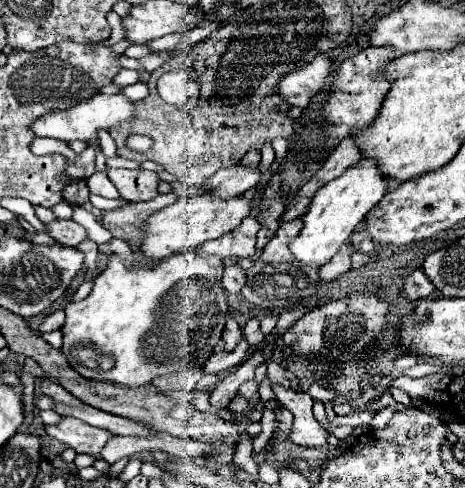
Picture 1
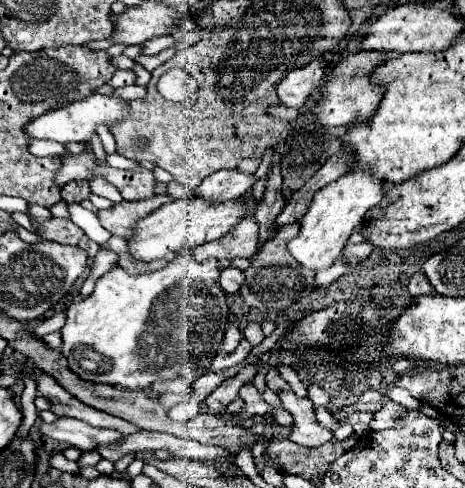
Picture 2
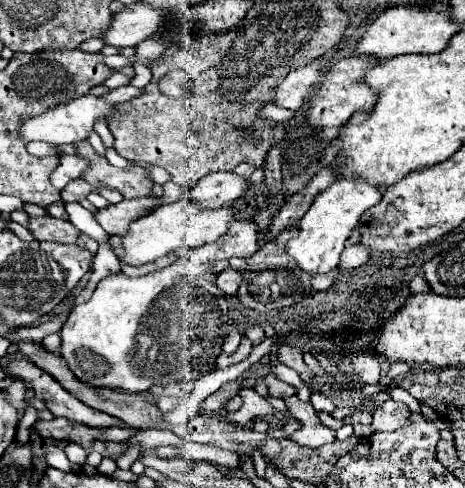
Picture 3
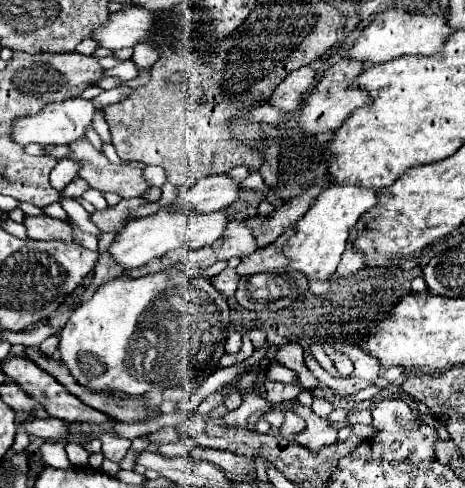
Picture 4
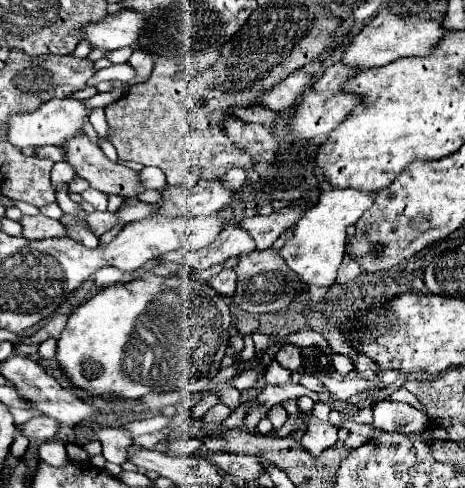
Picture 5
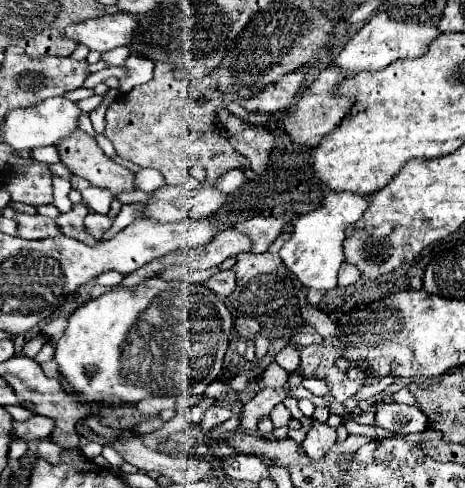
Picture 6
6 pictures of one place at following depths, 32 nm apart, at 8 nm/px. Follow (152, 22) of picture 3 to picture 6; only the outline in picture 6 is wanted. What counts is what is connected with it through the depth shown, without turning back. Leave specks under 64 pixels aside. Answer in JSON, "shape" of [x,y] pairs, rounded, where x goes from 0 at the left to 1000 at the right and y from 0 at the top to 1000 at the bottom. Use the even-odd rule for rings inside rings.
{"shape":[[[249,25],[206,41],[185,41],[168,53],[146,53],[142,70],[194,102],[232,107],[258,94],[275,94],[275,82],[284,82],[284,66],[292,61],[292,41],[297,33]]]}

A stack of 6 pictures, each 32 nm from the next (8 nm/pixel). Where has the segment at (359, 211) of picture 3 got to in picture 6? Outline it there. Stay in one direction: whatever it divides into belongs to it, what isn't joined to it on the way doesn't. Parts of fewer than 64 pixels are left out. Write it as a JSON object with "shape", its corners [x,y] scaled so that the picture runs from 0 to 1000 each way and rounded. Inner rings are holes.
{"shape":[[[718,389],[697,393],[697,410],[680,430],[632,451],[632,475],[602,512],[602,529],[611,533],[615,549],[662,590],[684,590],[692,598],[714,594],[723,586],[727,549],[740,537],[735,496],[744,488],[744,463],[761,459],[783,439],[791,418],[796,406],[787,398]]]}

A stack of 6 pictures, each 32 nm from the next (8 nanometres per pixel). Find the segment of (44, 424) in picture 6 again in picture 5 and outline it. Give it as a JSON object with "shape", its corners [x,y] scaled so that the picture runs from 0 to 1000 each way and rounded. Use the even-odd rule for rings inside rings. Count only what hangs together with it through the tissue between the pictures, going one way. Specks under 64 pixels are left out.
{"shape":[[[77,852],[69,861],[60,861],[56,869],[39,873],[39,881],[47,889],[56,889],[60,898],[82,898],[82,902],[116,902],[120,885],[129,881],[129,869],[120,869],[120,861],[103,857],[103,852]]]}

